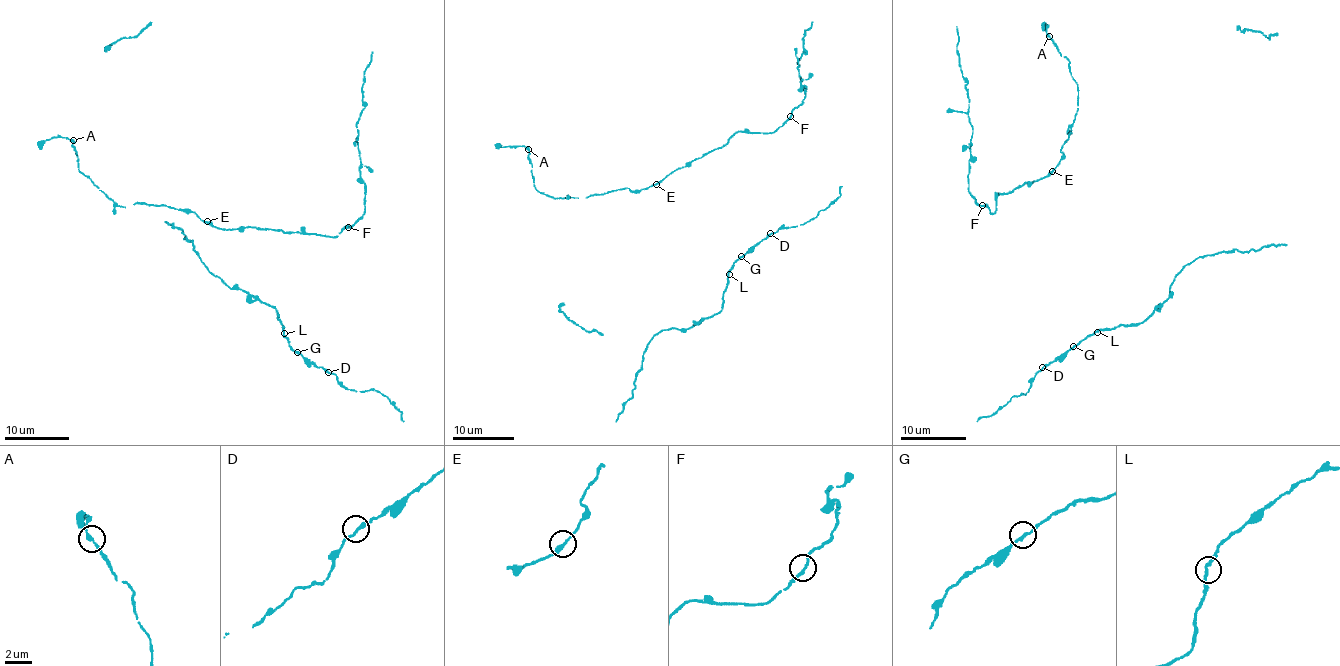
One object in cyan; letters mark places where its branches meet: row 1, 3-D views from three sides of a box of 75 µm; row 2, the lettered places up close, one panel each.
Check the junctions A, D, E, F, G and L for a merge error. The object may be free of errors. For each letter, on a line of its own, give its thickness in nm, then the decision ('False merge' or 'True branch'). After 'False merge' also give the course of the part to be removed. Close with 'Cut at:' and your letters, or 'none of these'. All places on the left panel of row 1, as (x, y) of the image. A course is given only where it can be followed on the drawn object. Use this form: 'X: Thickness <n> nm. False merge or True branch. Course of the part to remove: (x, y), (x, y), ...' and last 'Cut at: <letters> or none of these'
A: Thickness 240 nm. True branch
D: Thickness 240 nm. True branch
E: Thickness 240 nm. True branch
F: Thickness 240 nm. True branch
G: Thickness 200 nm. True branch
L: Thickness 240 nm. True branch
Cut at: none of these

